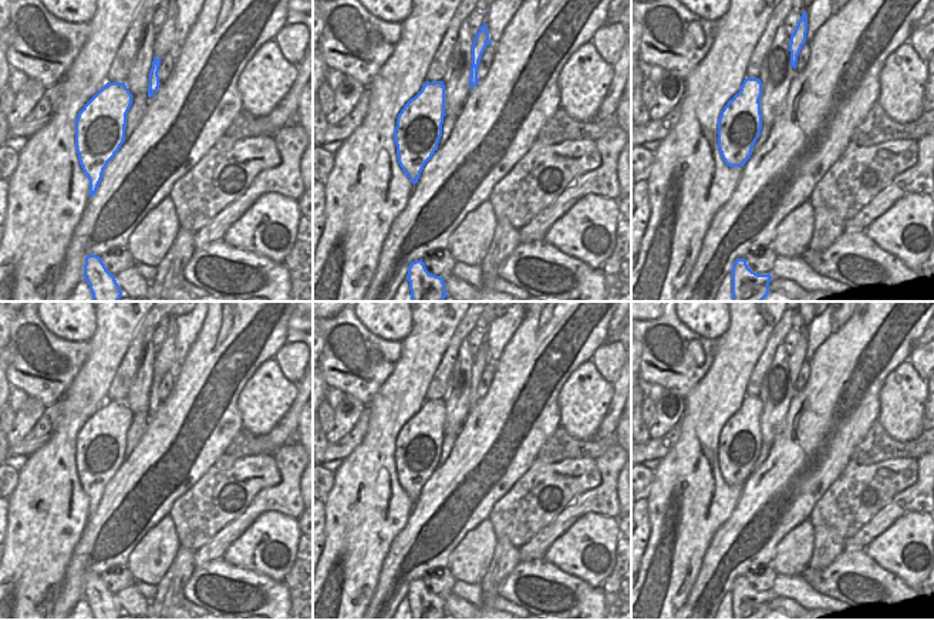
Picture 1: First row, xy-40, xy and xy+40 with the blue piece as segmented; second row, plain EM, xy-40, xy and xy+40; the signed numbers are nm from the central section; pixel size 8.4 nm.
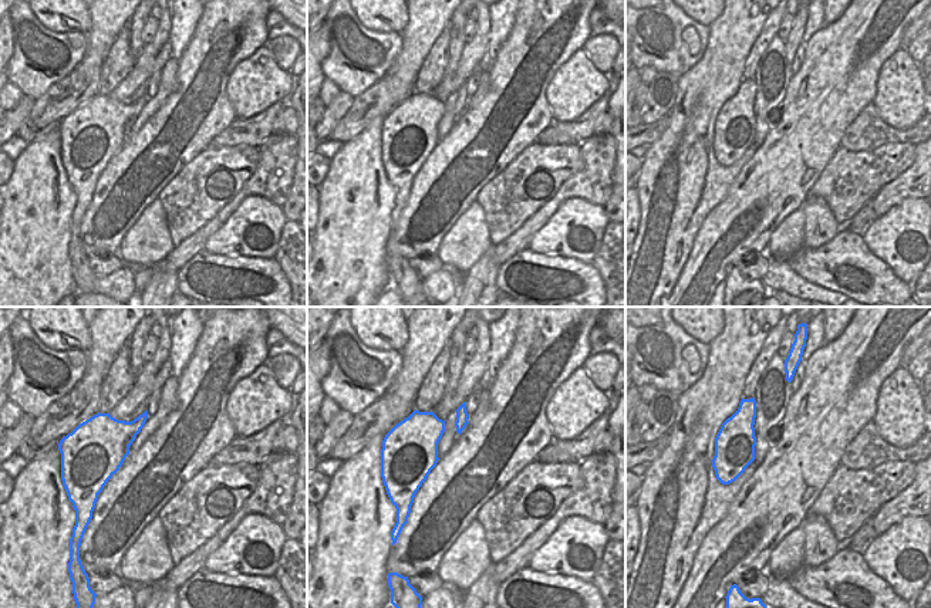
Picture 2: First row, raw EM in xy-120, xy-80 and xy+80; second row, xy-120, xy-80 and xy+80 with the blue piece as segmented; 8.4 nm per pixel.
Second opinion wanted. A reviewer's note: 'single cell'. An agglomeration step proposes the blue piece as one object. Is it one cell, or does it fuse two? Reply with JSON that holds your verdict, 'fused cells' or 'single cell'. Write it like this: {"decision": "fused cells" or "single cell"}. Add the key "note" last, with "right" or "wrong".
{"decision": "fused cells", "note": "wrong"}

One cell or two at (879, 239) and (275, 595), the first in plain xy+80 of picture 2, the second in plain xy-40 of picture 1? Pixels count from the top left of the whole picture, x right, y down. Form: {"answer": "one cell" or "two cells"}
{"answer": "two cells"}

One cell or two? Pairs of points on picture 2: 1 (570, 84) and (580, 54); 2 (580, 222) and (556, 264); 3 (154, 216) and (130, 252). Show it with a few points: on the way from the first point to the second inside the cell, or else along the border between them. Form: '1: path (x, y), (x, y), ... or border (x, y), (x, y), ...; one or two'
1: path (577, 77), (580, 61); one
2: border (529, 247), (537, 253), (559, 253), (590, 263); two
3: path (151, 225), (151, 229), (138, 243); one

